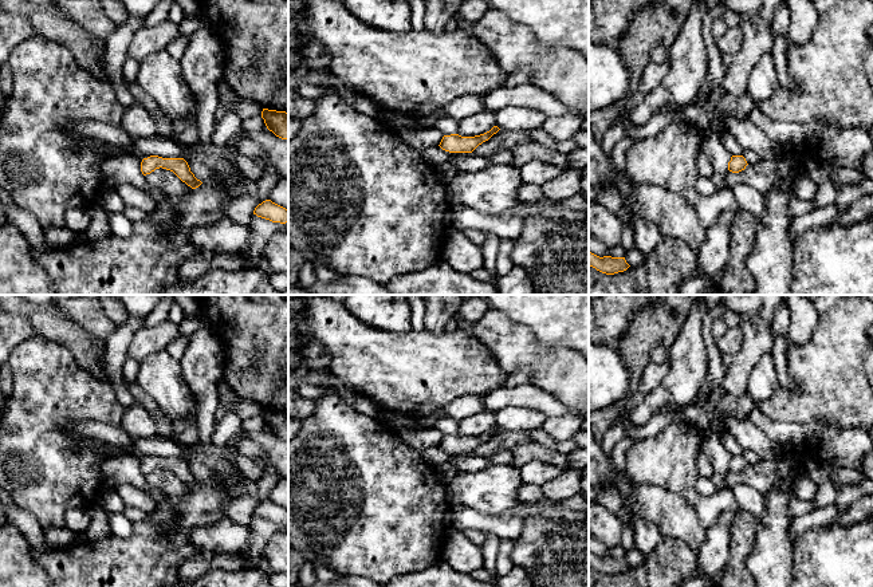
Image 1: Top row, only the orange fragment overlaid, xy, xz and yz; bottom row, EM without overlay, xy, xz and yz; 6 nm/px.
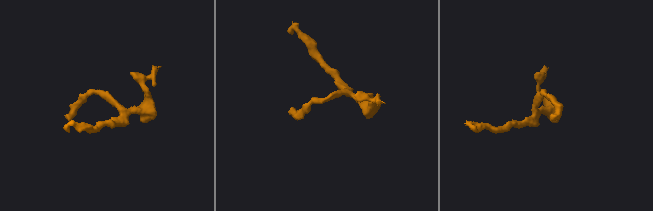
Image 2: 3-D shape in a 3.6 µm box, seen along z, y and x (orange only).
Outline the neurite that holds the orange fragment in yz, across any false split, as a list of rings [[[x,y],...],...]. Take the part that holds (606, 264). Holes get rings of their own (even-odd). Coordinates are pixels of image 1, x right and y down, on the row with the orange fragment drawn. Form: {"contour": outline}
{"contour": [[[589,252],[589,265],[606,275],[624,272],[630,267],[625,257],[599,257],[591,252]]]}

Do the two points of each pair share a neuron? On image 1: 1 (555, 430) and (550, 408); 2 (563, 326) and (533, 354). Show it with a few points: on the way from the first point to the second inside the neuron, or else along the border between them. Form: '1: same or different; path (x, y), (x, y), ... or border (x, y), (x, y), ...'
1: different; border (574, 414), (547, 417)
2: different; border (519, 324), (525, 324), (542, 345), (573, 350)

